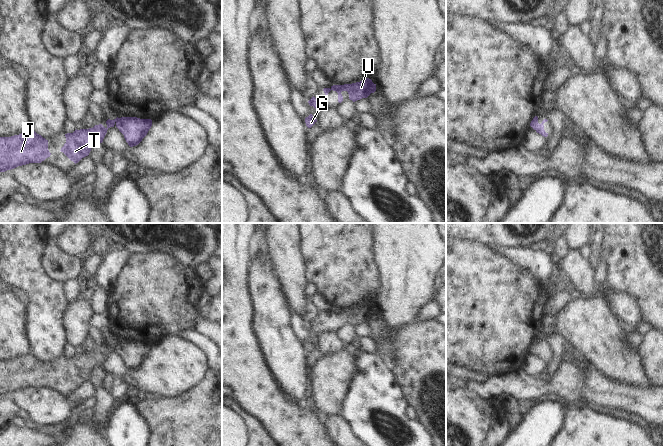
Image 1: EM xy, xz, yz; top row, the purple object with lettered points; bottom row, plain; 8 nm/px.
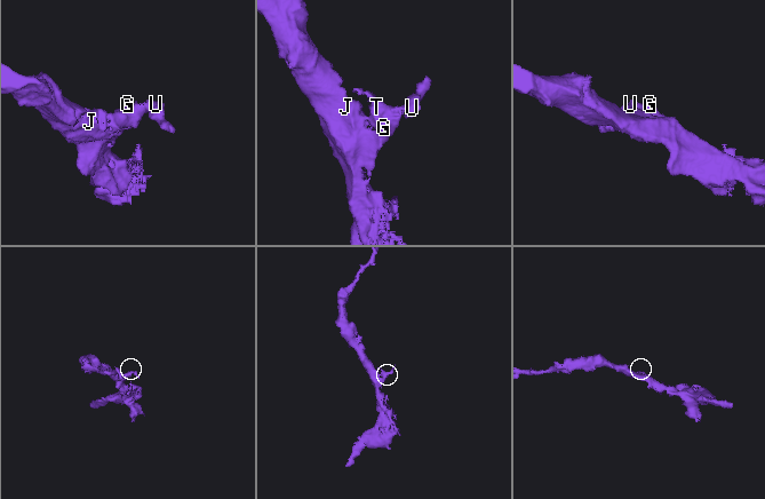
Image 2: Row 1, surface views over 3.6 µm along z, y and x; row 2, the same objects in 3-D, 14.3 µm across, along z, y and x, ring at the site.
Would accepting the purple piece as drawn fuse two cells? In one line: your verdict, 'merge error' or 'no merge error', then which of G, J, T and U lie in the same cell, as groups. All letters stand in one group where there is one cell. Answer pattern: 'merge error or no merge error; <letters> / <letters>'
no merge error; G J T U

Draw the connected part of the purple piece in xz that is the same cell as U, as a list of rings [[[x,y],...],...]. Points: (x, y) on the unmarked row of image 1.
[[[366,302],[360,306],[344,309],[333,309],[330,312],[323,313],[326,320],[331,314],[338,317],[339,327],[343,325],[343,320],[341,318],[342,315],[347,315],[349,318],[349,323],[355,326],[362,322],[367,322],[371,317],[374,317],[376,315],[376,308],[374,308],[371,303]]]

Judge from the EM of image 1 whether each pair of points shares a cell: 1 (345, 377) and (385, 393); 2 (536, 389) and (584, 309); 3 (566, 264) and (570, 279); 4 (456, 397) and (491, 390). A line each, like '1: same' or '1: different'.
1: different
2: different
3: same
4: different

